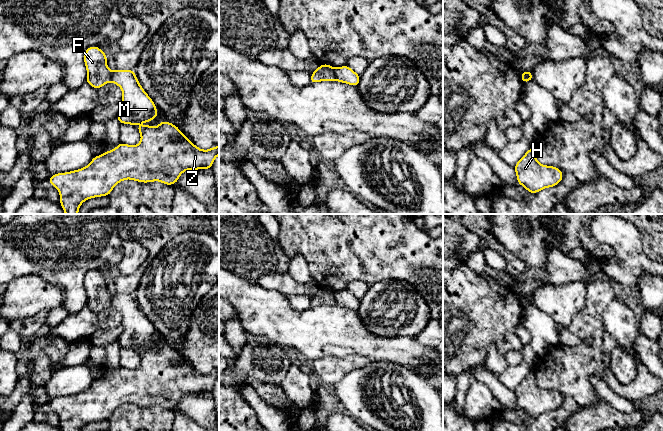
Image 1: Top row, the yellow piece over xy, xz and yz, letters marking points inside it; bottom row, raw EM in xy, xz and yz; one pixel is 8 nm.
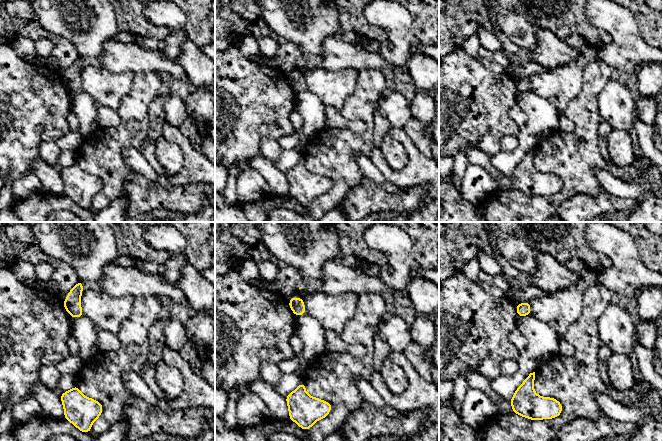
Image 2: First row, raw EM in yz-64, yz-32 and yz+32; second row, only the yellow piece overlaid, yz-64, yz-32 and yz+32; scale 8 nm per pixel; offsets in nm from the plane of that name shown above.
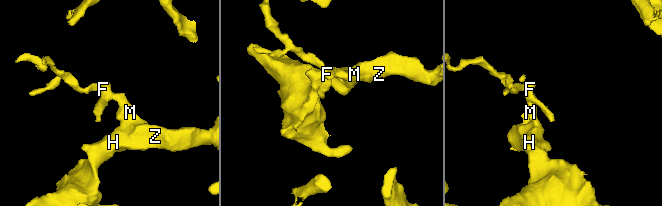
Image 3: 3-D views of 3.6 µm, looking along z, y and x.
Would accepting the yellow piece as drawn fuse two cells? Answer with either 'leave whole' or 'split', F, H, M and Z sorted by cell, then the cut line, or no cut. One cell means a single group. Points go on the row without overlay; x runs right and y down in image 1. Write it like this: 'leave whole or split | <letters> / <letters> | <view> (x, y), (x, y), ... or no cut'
split | F / H M Z | xz (333, 292), (336, 303)

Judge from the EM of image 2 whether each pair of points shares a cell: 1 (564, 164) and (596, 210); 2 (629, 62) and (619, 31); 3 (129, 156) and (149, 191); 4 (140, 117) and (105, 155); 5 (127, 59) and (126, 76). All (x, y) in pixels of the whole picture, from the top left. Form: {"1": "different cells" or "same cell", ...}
{"1": "different cells", "2": "same cell", "3": "different cells", "4": "same cell", "5": "different cells"}

